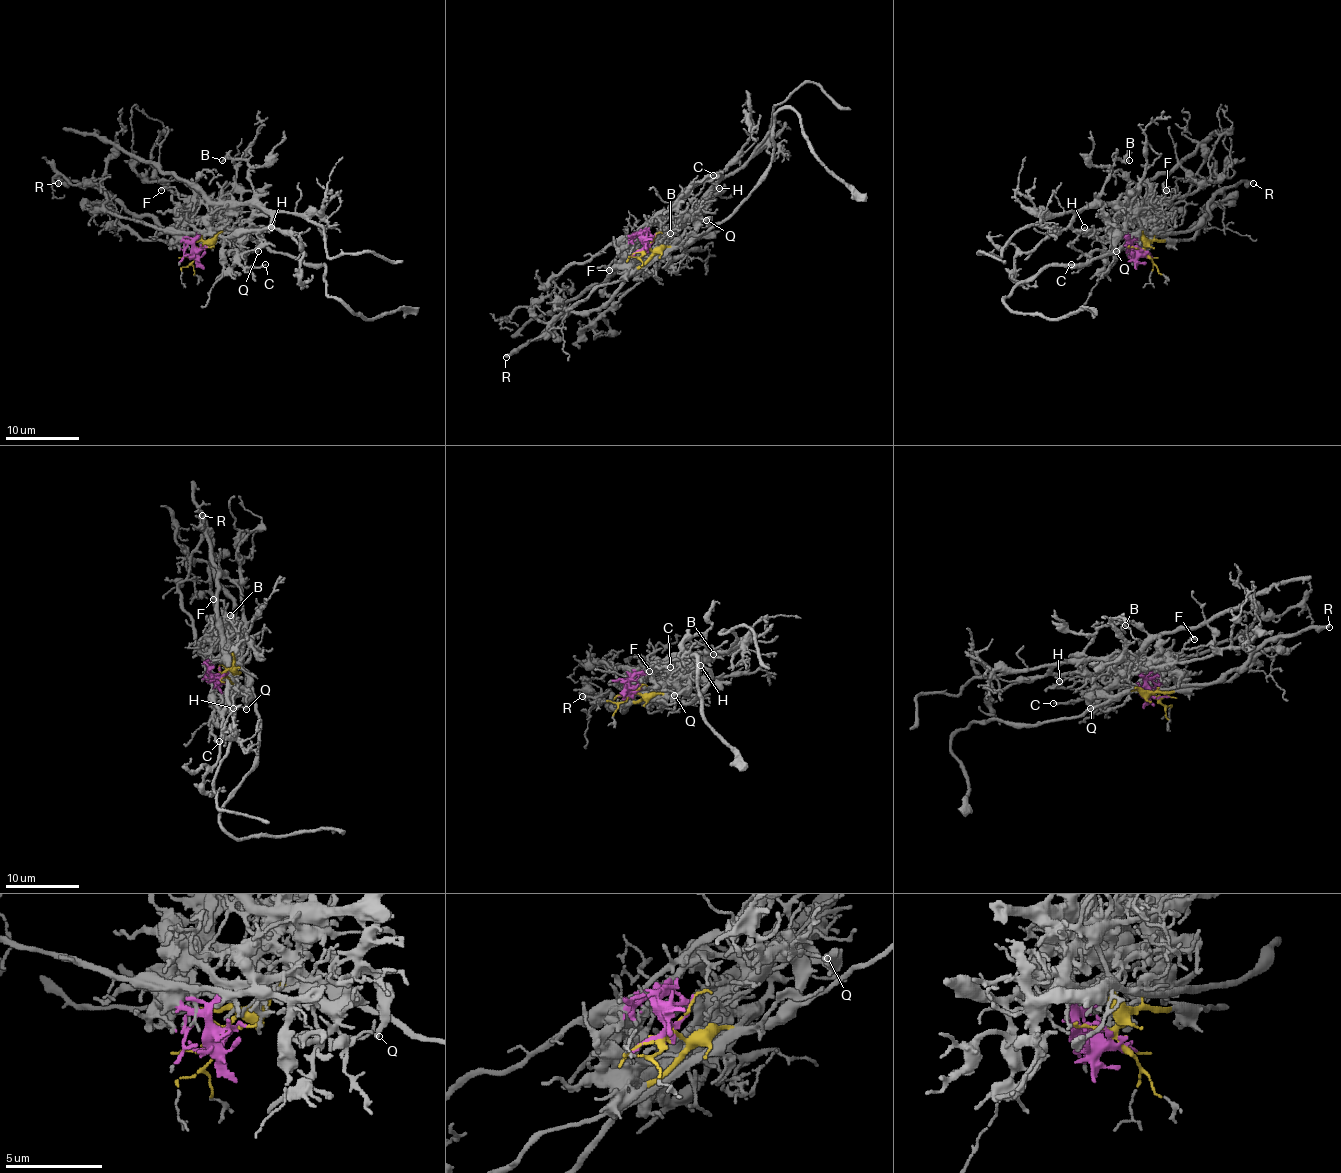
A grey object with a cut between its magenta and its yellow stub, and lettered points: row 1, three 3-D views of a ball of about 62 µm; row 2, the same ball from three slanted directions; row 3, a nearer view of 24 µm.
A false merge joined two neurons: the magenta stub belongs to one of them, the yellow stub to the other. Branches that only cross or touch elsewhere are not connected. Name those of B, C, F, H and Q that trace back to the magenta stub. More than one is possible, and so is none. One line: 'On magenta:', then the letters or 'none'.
On magenta: C, F, Q

